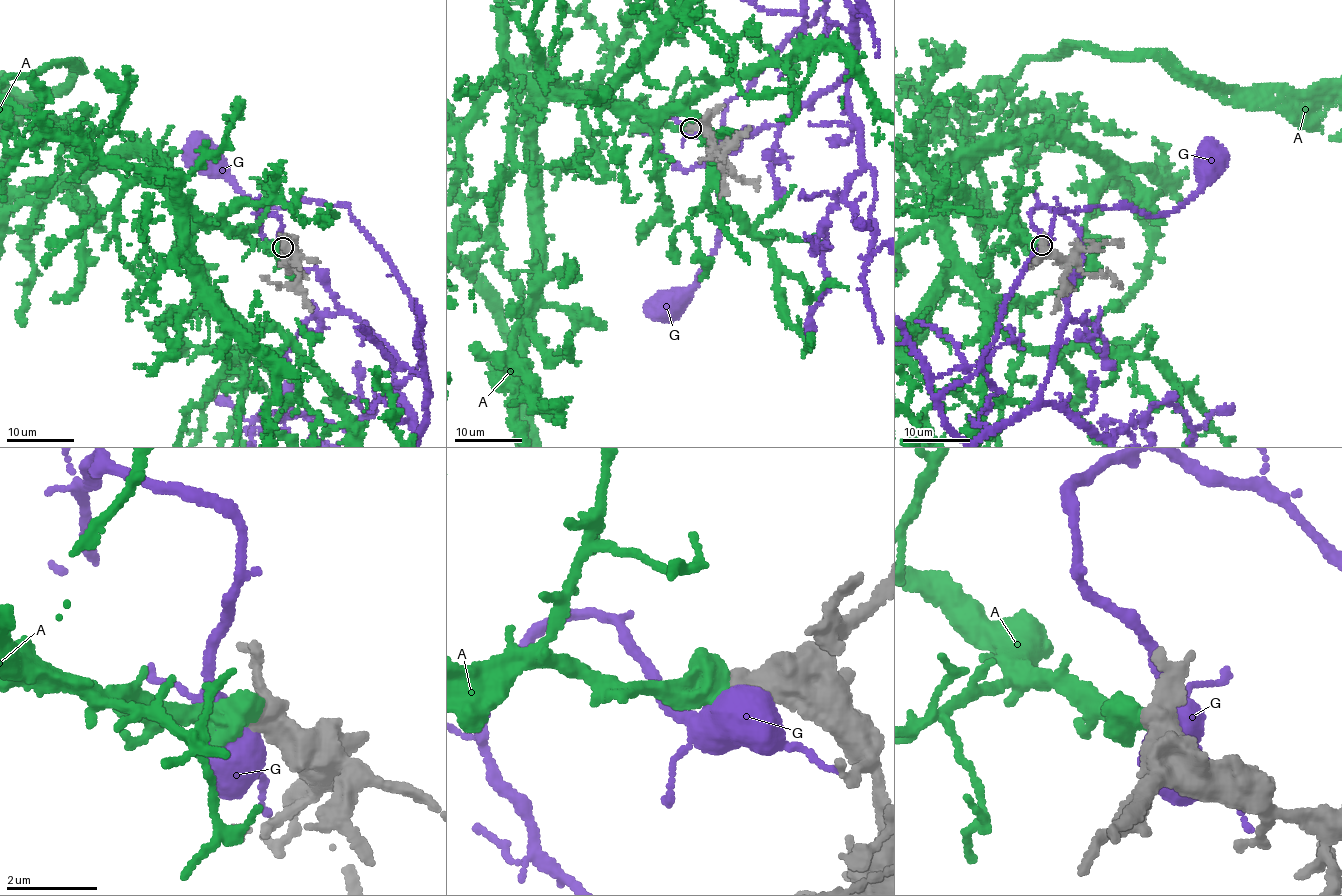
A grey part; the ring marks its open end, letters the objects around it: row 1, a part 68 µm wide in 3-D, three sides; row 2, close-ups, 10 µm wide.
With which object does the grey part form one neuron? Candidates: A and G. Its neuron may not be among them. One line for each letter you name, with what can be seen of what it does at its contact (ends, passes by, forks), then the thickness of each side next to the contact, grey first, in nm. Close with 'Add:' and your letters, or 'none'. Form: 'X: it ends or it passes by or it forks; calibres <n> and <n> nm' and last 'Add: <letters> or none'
A: it ends; calibres 460 and 650 nm
Add: A

